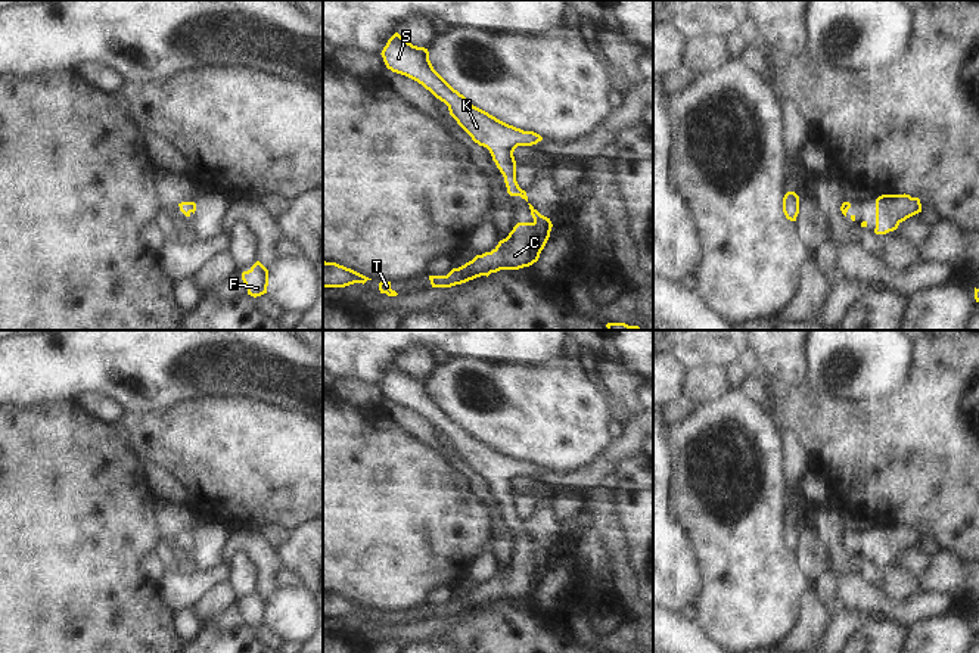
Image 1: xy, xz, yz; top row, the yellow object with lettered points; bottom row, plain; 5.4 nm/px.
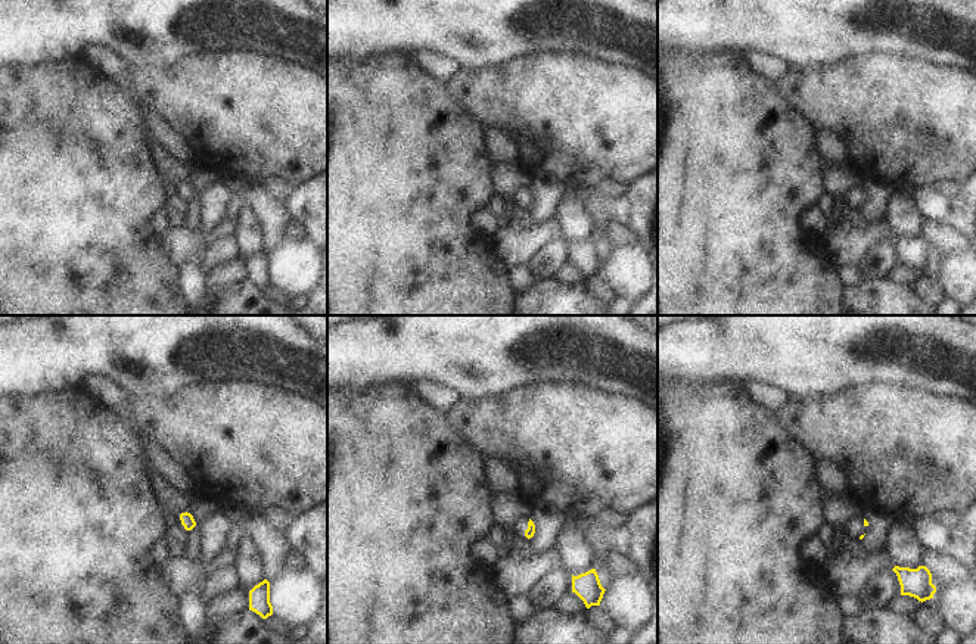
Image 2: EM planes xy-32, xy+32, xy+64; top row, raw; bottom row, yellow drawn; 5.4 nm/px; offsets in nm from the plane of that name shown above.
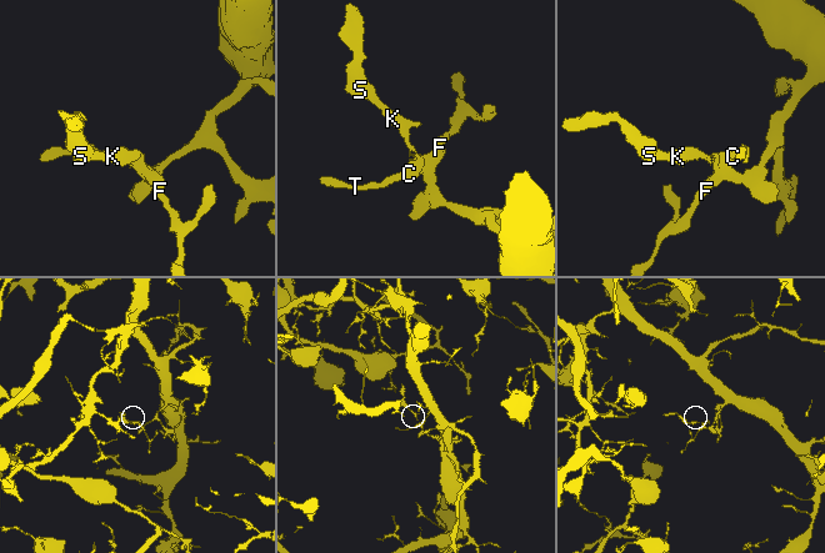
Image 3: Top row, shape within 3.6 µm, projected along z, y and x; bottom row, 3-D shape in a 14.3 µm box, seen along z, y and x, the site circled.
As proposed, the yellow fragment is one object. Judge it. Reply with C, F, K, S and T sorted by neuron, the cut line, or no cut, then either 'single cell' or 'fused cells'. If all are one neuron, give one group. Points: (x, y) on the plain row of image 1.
C F K S T; no cut; single cell

